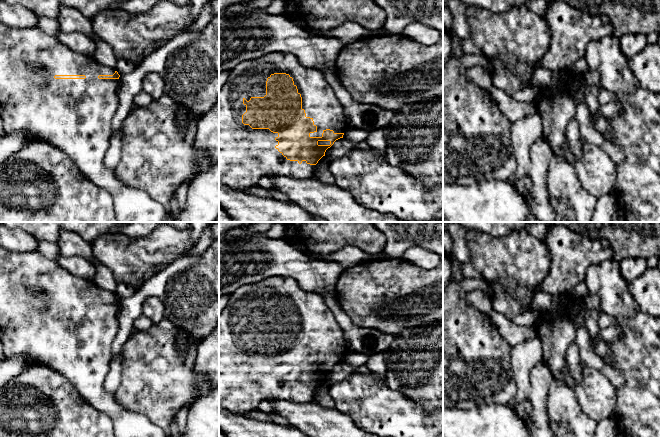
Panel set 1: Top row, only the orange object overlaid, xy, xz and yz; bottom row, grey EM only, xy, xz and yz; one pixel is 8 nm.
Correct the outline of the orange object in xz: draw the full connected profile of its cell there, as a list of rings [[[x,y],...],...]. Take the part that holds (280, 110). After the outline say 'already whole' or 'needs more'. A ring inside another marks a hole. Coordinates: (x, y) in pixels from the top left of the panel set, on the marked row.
[[[267,53],[256,59],[243,61],[230,71],[227,82],[219,89],[219,182],[242,191],[251,187],[259,187],[259,179],[266,176],[282,175],[298,179],[313,177],[318,161],[325,156],[326,150],[336,140],[343,138],[348,127],[344,109],[322,71],[302,66],[298,57],[292,53]]]; needs more

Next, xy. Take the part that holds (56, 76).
[[[0,22],[0,121],[3,124],[4,131],[6,133],[16,131],[35,132],[37,135],[44,137],[44,142],[65,152],[88,180],[110,193],[118,222],[169,222],[168,208],[165,208],[159,202],[152,199],[145,191],[125,186],[116,177],[114,169],[104,165],[104,158],[109,148],[110,137],[112,135],[112,119],[119,107],[119,77],[120,75],[115,68],[98,63],[93,56],[72,50],[56,38],[45,33],[38,26],[19,29],[9,27]]]; needs more

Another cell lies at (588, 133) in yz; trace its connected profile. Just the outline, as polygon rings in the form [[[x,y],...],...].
[[[583,74],[578,75],[573,87],[573,95],[575,103],[577,104],[575,119],[579,126],[581,138],[604,150],[614,161],[615,165],[618,166],[624,161],[624,152],[610,141],[607,141],[604,136],[593,127],[590,111],[585,100],[585,88],[586,82]]]

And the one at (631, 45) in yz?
[[[626,34],[619,41],[622,52],[628,59],[643,51],[648,45],[646,35],[643,34]]]

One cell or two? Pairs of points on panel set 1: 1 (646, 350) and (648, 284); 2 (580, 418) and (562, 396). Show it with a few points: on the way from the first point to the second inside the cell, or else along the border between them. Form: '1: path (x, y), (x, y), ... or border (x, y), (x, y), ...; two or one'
1: border (632, 295), (638, 307), (649, 314); two
2: path (575, 413), (563, 401); one

